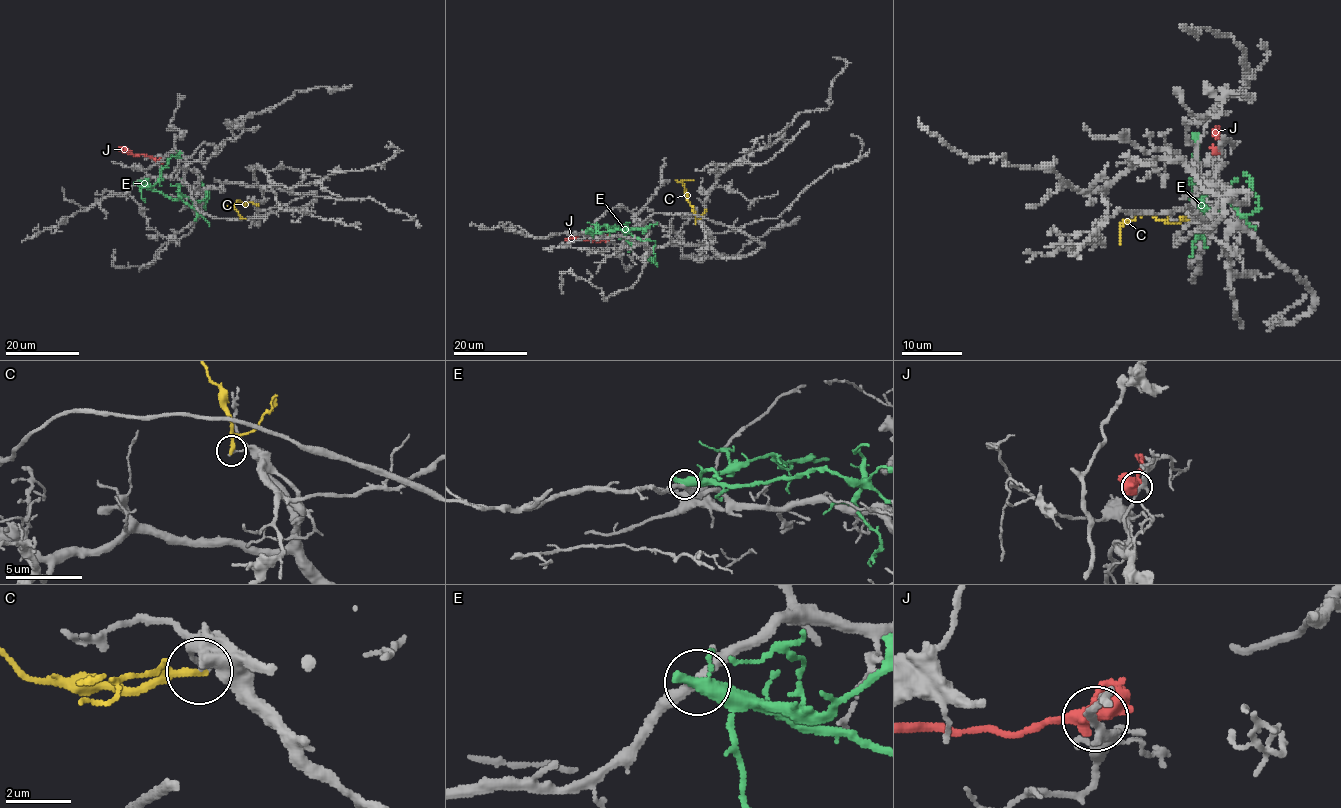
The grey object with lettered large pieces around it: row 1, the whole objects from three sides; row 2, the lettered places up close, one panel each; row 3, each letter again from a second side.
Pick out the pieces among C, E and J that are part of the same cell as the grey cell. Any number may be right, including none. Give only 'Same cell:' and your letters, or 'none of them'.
Same cell: none of them

